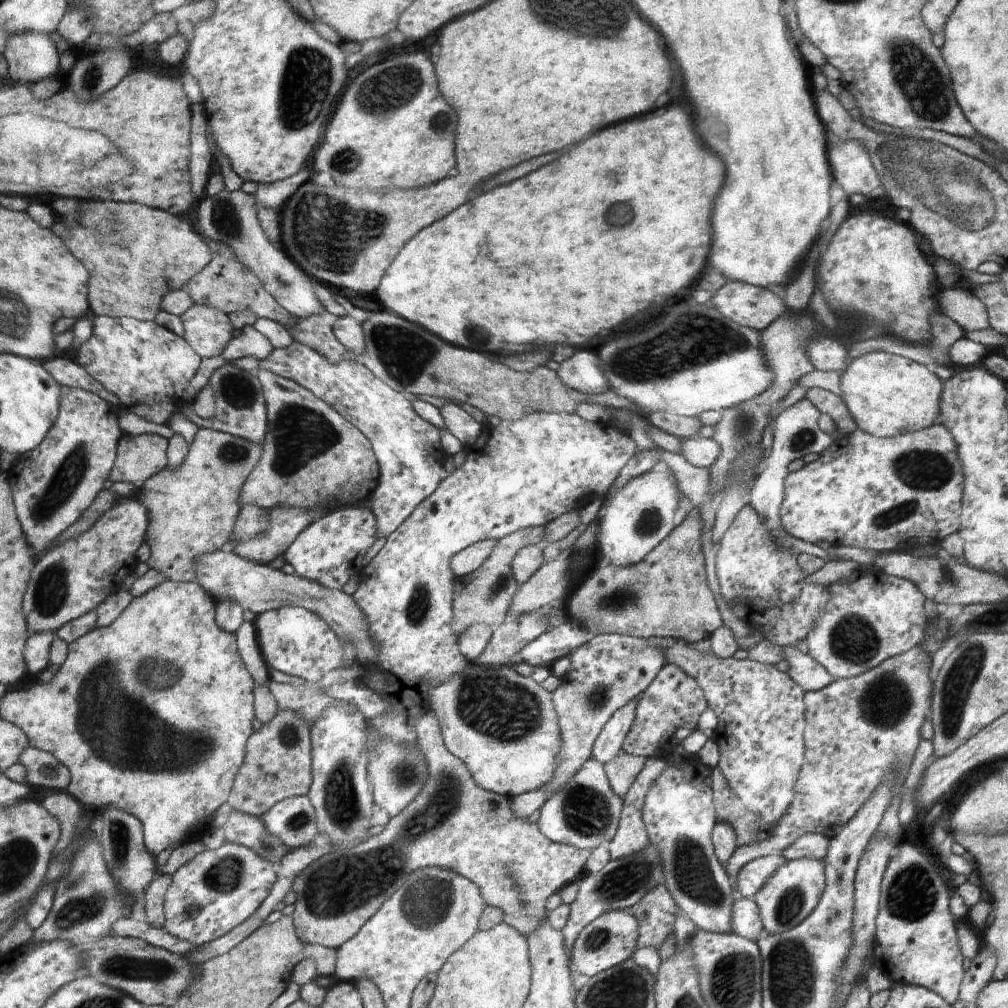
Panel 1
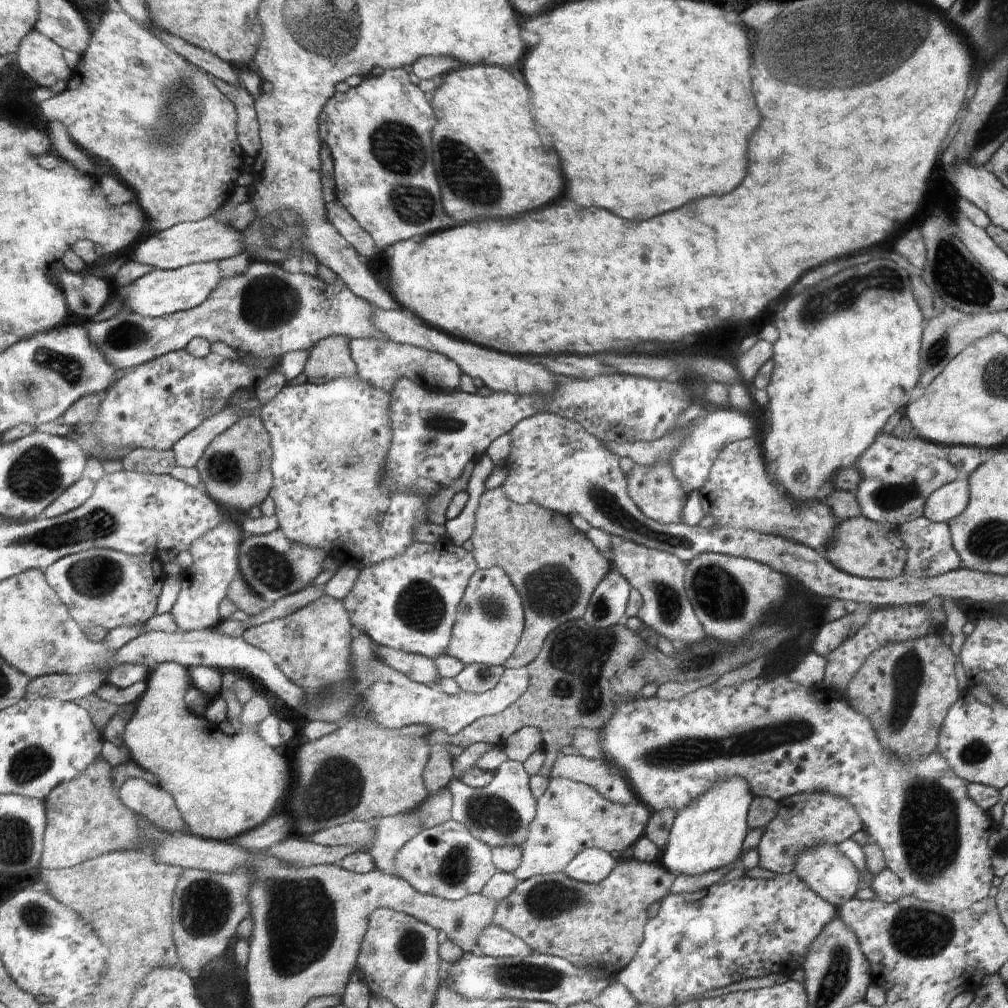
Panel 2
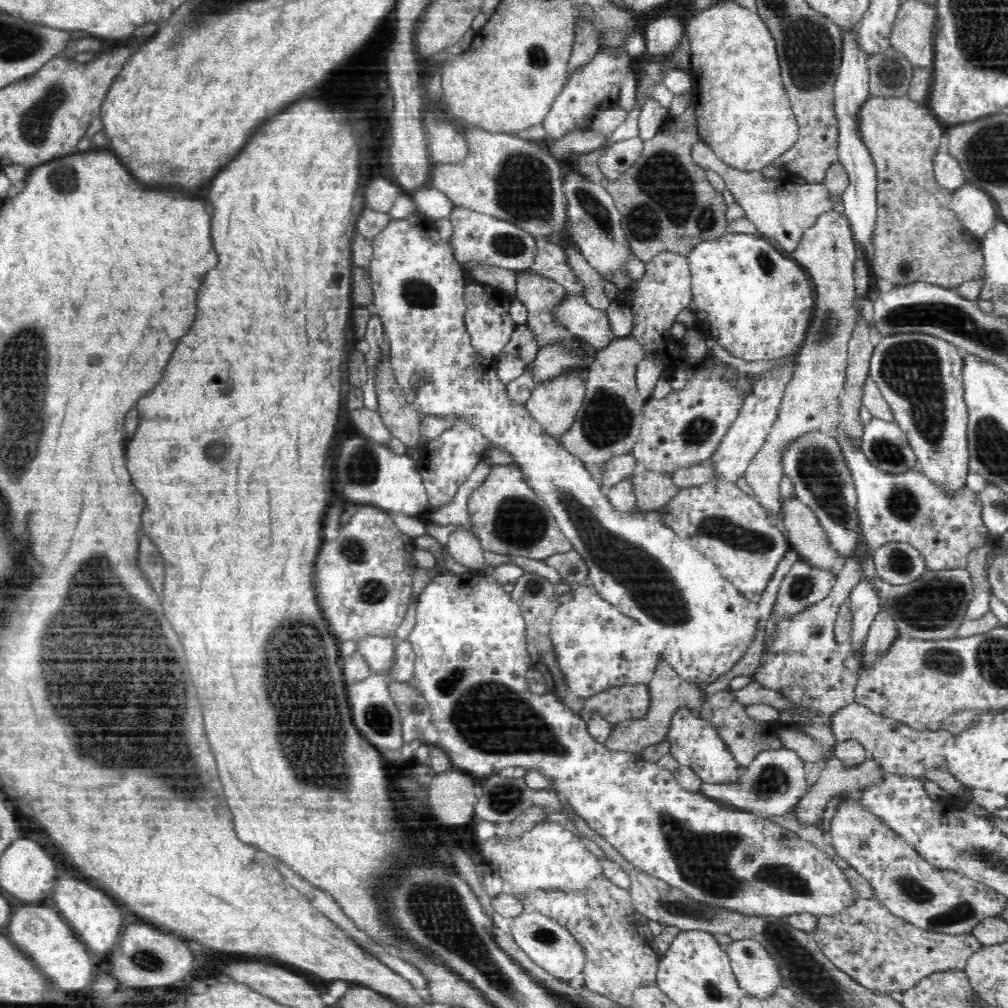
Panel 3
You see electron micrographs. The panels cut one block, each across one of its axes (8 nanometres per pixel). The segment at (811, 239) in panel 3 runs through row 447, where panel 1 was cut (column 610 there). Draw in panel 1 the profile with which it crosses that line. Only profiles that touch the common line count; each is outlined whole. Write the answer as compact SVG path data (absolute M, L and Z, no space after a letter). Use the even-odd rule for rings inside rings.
M623 749L618 752L615 760L606 762L605 773L608 774L610 788L617 796L624 797L633 786L634 780L645 767L646 759L636 754L626 753Z

